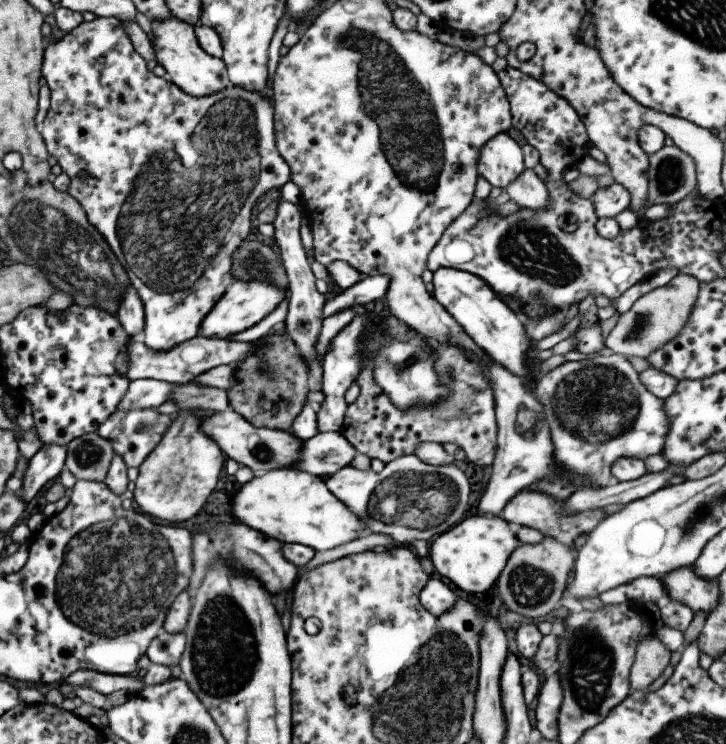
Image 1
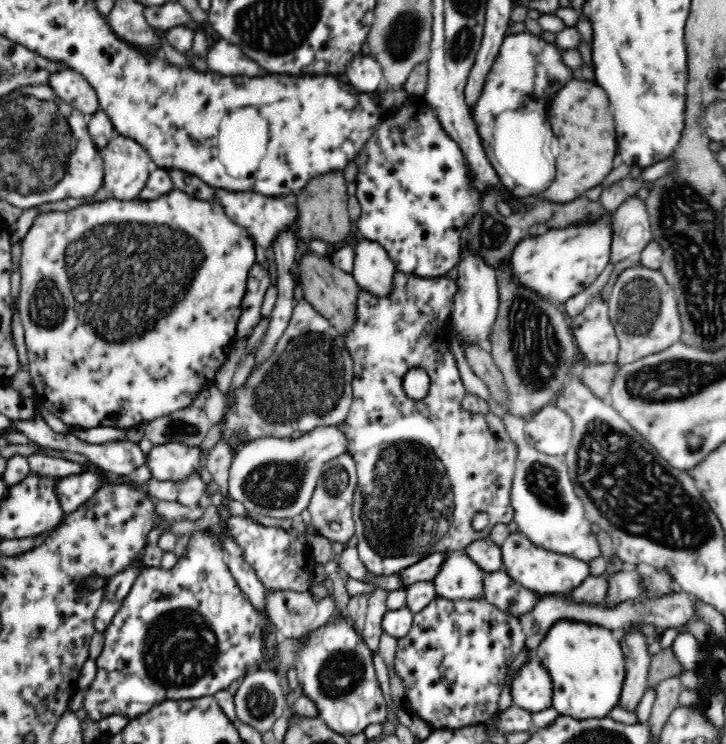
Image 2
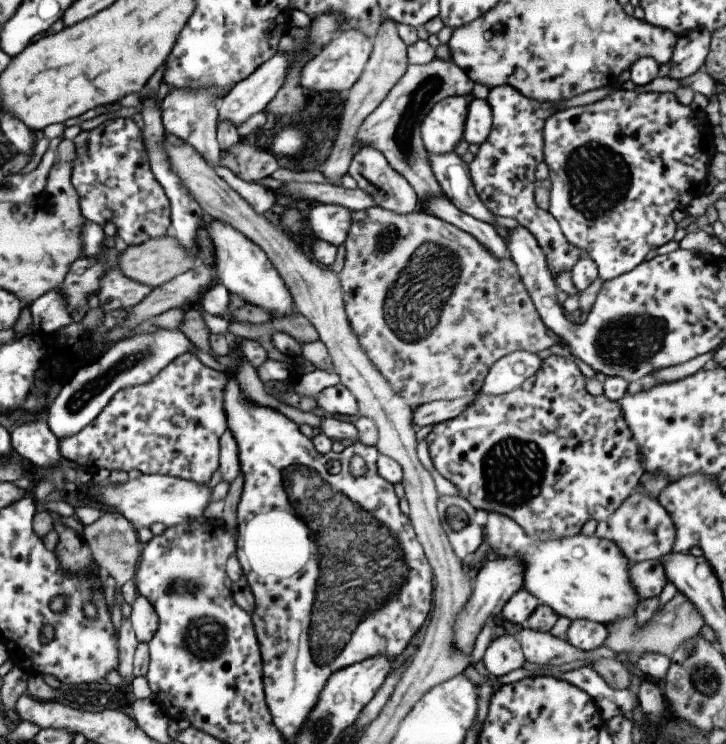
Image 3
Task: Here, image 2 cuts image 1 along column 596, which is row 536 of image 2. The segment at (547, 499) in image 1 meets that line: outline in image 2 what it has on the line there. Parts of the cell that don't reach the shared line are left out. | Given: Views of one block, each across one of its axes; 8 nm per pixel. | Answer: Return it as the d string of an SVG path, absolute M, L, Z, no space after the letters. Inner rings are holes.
M518 531L510 534L508 539L502 543L501 548L505 572L527 589L529 588L539 594L555 595L572 592L591 575L590 566L586 561L538 548L530 539Z

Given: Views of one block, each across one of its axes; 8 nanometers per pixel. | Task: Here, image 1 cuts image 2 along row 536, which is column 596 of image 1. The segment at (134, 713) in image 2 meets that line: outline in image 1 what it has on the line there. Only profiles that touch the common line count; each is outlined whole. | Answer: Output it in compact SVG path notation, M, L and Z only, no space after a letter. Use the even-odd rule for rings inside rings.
M619 183L597 187L589 200L591 202L590 208L597 219L614 218L630 204L629 193Z

